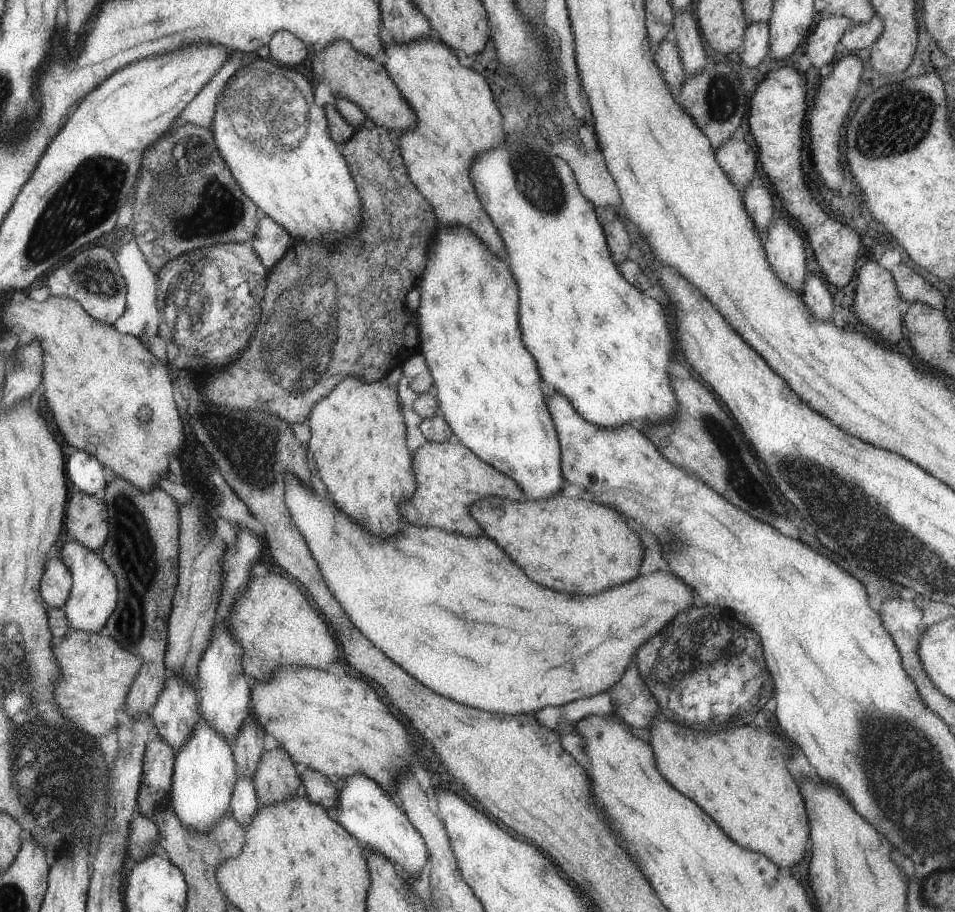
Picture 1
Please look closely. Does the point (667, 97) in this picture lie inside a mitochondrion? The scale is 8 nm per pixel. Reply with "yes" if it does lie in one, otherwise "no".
no

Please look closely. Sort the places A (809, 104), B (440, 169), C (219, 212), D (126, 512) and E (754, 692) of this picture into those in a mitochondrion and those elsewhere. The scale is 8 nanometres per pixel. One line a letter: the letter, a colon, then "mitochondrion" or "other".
A: other
B: other
C: mitochondrion
D: mitochondrion
E: mitochondrion

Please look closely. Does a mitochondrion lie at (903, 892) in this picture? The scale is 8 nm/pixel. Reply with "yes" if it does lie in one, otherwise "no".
no

